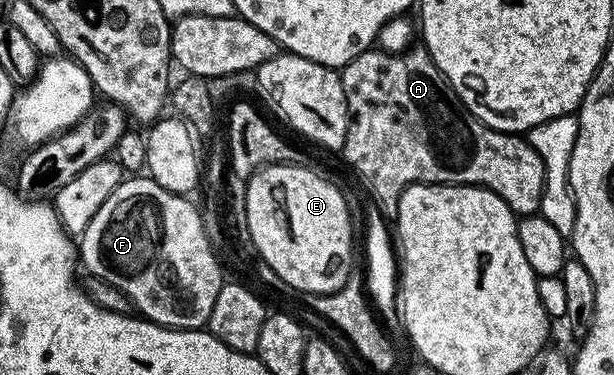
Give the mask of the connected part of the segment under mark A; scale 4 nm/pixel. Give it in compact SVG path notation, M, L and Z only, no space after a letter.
M370 48L355 56L340 71L343 92L345 93L345 103L349 106L349 127L345 137L345 149L343 157L345 162L373 189L373 194L382 202L379 206L380 213L386 216L396 215L397 201L401 198L401 193L408 186L415 186L419 182L430 184L452 184L454 186L481 186L484 190L490 190L499 195L503 201L513 209L513 213L518 216L535 214L540 211L541 197L544 194L545 168L544 161L540 158L539 152L530 144L528 137L519 134L505 134L501 130L492 130L490 126L485 126L470 112L459 100L459 96L451 88L451 84L443 76L443 72L433 62L433 57L424 48L410 48L400 54L389 54L380 48Z

